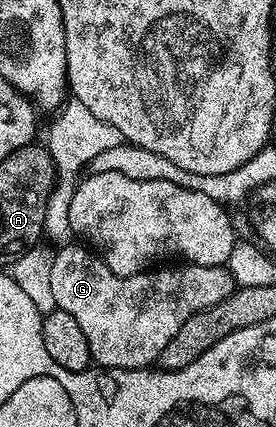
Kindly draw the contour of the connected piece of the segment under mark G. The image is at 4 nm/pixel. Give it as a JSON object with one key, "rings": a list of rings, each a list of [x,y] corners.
{"rings":[[[78,245],[67,246],[64,250],[53,254],[49,272],[49,288],[53,294],[55,306],[69,312],[69,316],[73,316],[73,320],[77,320],[81,332],[85,332],[85,340],[89,344],[92,359],[103,368],[140,369],[139,354],[158,356],[161,348],[165,348],[165,344],[169,344],[169,340],[173,340],[173,336],[177,336],[181,324],[185,324],[185,320],[189,320],[189,316],[225,300],[227,295],[237,289],[236,282],[226,266],[175,264],[172,265],[175,266],[172,270],[155,268],[137,276],[119,278],[104,264],[103,259],[92,253],[86,245]]]}

